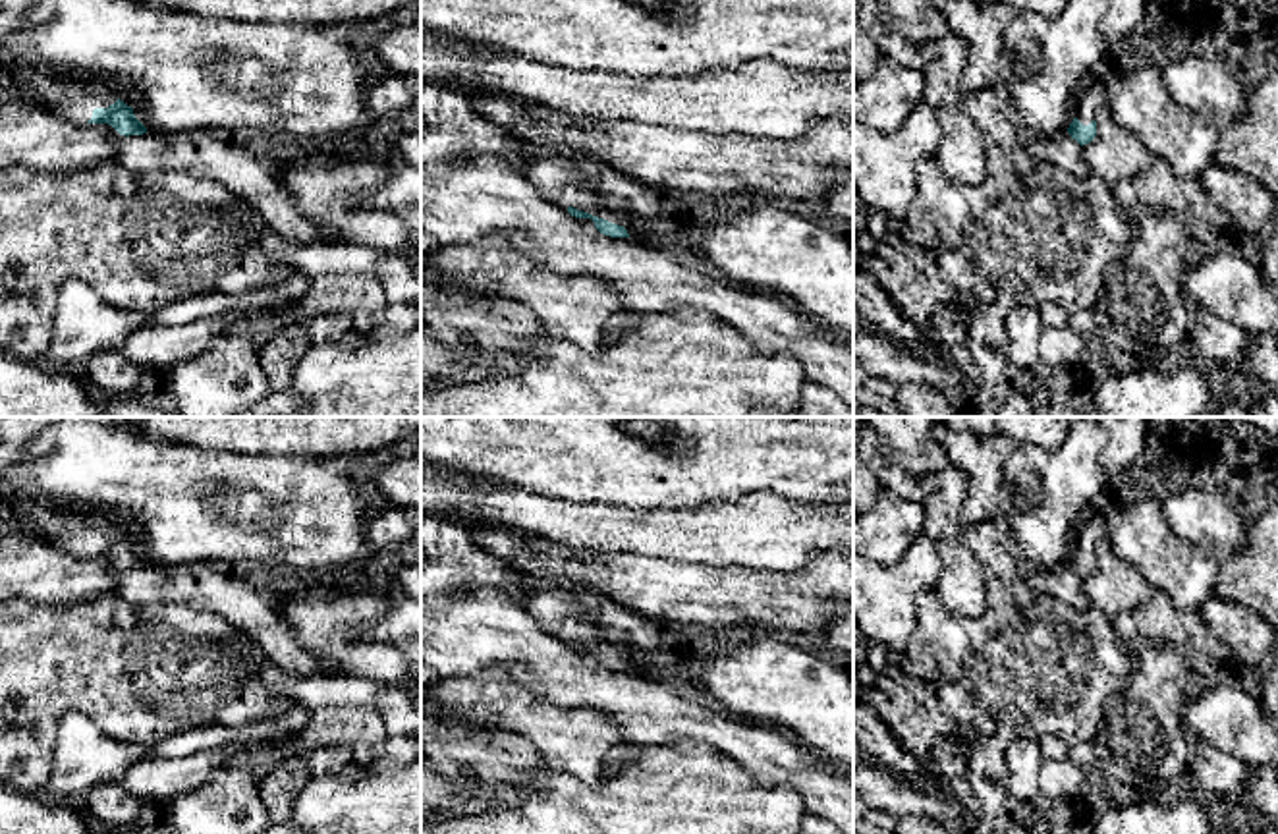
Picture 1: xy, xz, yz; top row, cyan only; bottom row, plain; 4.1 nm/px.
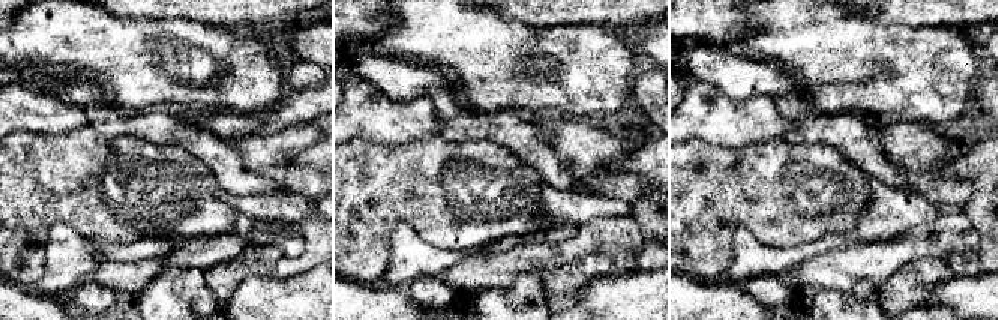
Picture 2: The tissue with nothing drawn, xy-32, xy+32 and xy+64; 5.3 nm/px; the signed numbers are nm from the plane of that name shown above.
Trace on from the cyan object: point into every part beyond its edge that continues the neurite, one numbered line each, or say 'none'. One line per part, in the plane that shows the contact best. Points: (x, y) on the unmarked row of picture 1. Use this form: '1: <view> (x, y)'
1: xy (74, 531)
2: xz (589, 618)

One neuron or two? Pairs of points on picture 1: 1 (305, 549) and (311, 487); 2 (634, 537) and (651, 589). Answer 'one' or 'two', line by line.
1: one
2: two

